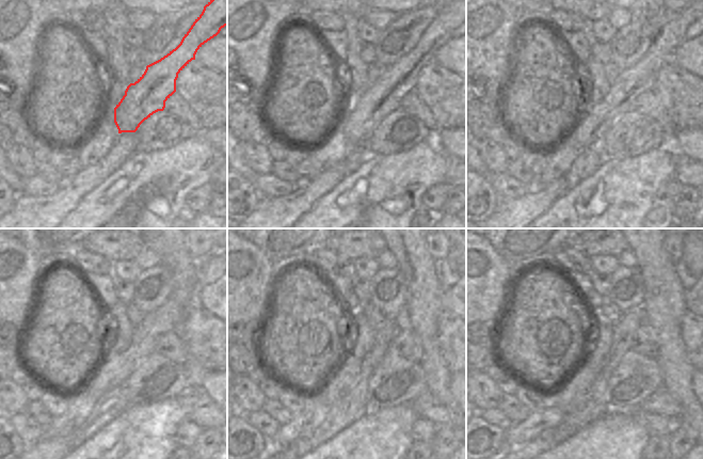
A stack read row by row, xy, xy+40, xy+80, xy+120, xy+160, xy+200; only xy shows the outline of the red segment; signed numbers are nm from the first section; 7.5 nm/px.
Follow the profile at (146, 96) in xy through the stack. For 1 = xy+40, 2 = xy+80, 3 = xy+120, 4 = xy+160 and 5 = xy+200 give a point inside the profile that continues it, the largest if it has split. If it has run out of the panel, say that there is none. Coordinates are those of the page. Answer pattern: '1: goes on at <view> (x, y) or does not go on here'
1: goes on at xy+40 (366, 109)
2: goes on at xy+80 (590, 129)
3: goes on at xy+120 (115, 368)
4: goes on at xy+160 (347, 375)
5: goes on at xy+200 (575, 390)

